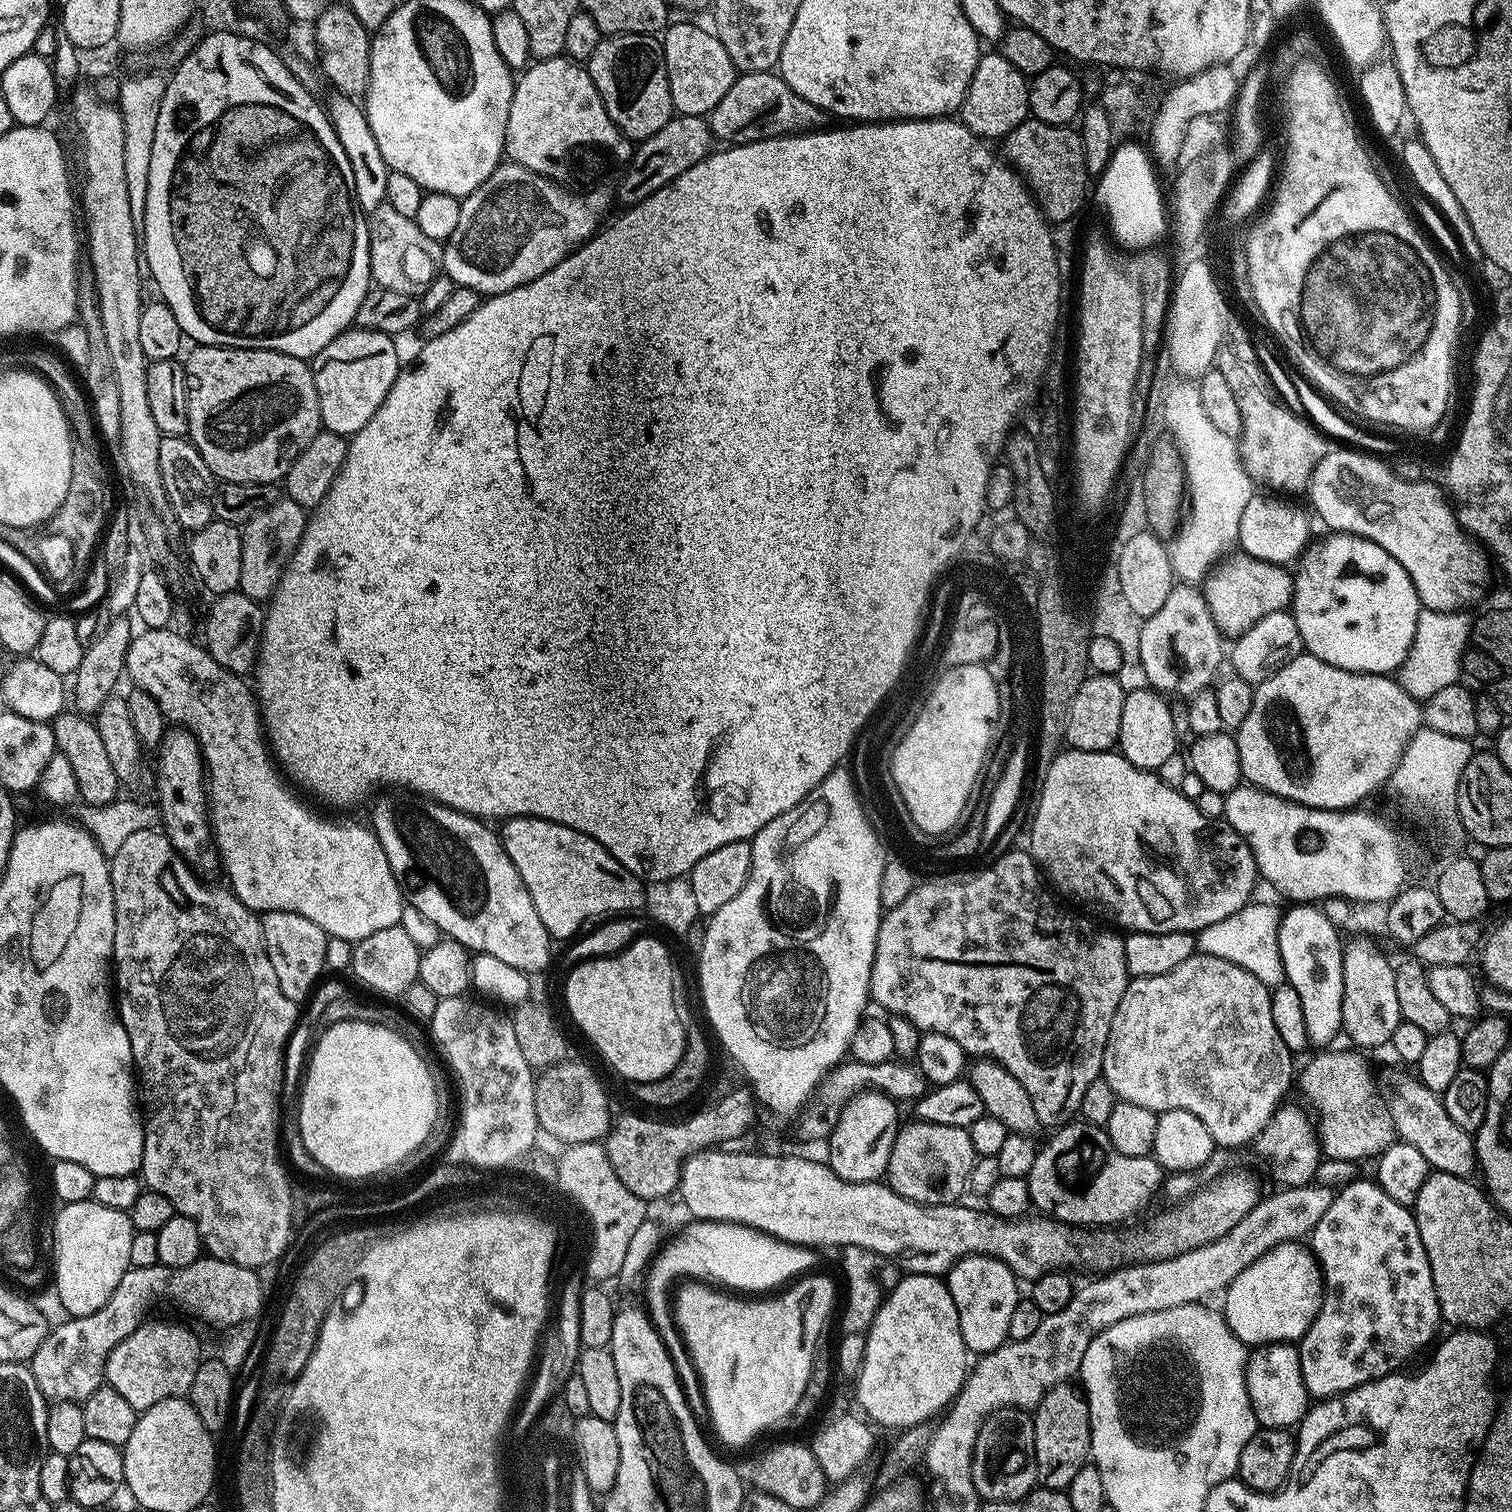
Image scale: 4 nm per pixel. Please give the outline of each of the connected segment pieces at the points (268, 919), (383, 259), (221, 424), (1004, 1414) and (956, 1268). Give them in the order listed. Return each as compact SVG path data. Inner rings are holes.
M266 912L260 916L260 926L264 930L264 949L278 974L278 986L286 998L297 1002L309 999L318 981L325 975L326 942L328 933L322 930L310 918L293 912Z
M387 202L370 214L368 249L372 280L377 288L419 297L438 275L441 245L426 238L426 234L418 230L415 220L406 218L406 214L398 214L398 210L394 210L394 206L390 206Z
M205 344L193 347L188 361L183 361L186 390L188 391L188 430L190 439L202 454L206 466L212 471L213 477L220 482L254 482L255 484L276 484L288 475L290 466L314 442L314 438L322 431L320 407L318 406L318 390L314 386L312 369L305 361L294 358L290 354L275 352L269 348L223 348L220 344Z
M1004 1408L985 1419L972 1450L972 1477L984 1500L1023 1501L1037 1487L1032 1416L1018 1408Z
M989 1254L962 1256L948 1269L946 1283L958 1310L962 1338L969 1353L993 1352L1003 1346L1008 1340L1014 1306L1022 1299L1022 1292L1016 1285L1018 1277L1007 1261Z

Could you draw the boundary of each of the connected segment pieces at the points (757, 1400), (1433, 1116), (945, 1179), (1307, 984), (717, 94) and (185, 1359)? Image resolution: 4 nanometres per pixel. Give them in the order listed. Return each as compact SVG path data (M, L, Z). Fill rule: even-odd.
M827 1274L822 1280L800 1283L796 1292L788 1292L788 1296L776 1300L776 1304L736 1304L736 1300L712 1296L712 1292L704 1292L704 1288L689 1288L680 1296L680 1324L684 1324L686 1350L692 1355L696 1372L704 1383L704 1400L722 1443L748 1444L767 1428L782 1423L795 1413L812 1376L812 1360L821 1343L824 1323L832 1307L838 1304L833 1280Z
M1394 1074L1388 1078L1390 1094L1386 1103L1391 1114L1393 1131L1405 1142L1421 1151L1429 1167L1467 1179L1475 1171L1475 1141L1471 1133L1461 1129L1446 1113L1439 1093L1430 1090L1419 1079L1402 1078Z
M925 1120L915 1123L905 1123L896 1133L886 1173L888 1187L902 1198L919 1204L957 1203L969 1187L972 1165L978 1159L968 1129L931 1124Z
M1296 902L1291 907L1288 913L1285 911L1281 915L1277 934L1284 979L1290 987L1298 990L1309 1041L1313 1045L1320 1044L1316 1046L1328 1046L1336 1035L1341 1035L1344 1023L1344 944L1340 940L1341 933L1315 903Z
M672 22L662 32L664 69L668 75L672 107L681 116L707 117L738 75L730 54L726 54L726 46L722 46L715 31L705 28Z
M141 1323L121 1344L116 1344L102 1365L107 1387L118 1390L137 1414L163 1400L178 1400L189 1395L202 1355L195 1338L184 1328L172 1324Z

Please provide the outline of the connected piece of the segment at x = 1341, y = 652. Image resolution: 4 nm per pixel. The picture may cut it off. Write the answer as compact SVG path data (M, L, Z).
M1328 534L1321 544L1313 543L1303 553L1300 569L1294 572L1290 611L1300 631L1301 645L1330 666L1351 672L1392 674L1412 649L1422 601L1410 574L1382 546L1362 536Z

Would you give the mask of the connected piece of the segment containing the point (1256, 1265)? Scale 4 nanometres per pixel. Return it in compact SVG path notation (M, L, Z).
M1303 1243L1280 1244L1242 1270L1223 1293L1222 1315L1245 1346L1299 1341L1320 1313L1322 1269Z

